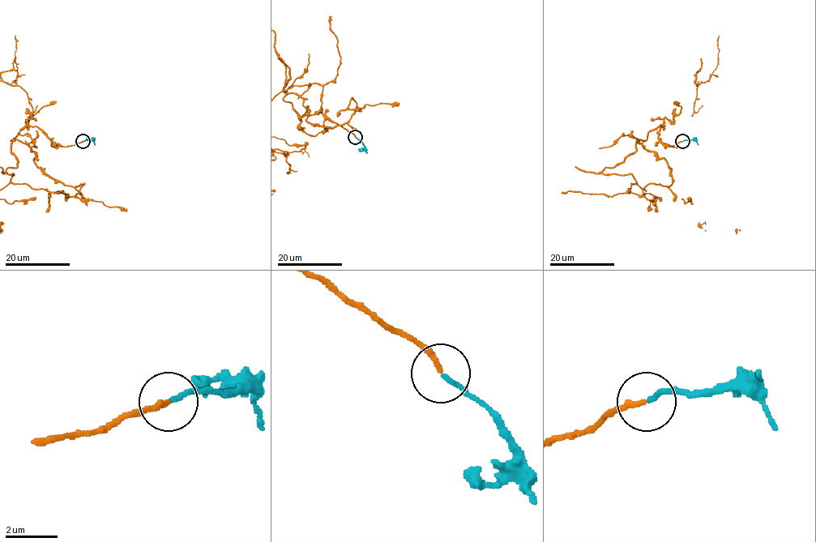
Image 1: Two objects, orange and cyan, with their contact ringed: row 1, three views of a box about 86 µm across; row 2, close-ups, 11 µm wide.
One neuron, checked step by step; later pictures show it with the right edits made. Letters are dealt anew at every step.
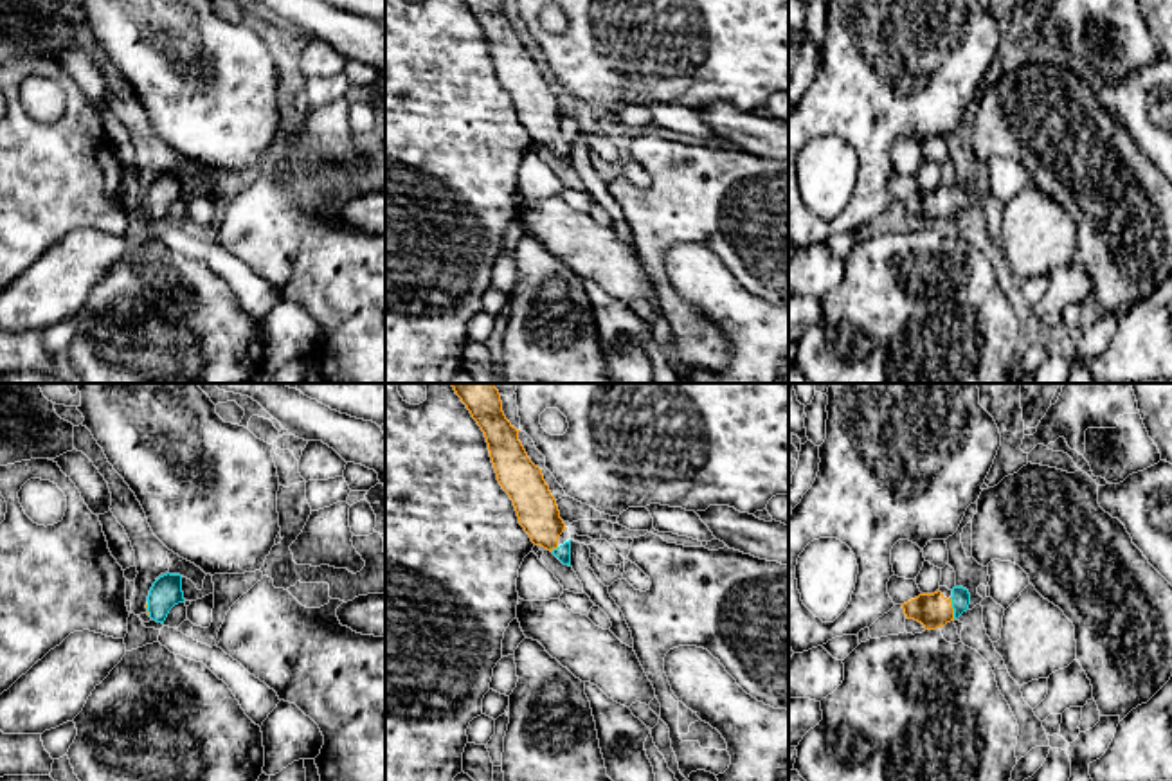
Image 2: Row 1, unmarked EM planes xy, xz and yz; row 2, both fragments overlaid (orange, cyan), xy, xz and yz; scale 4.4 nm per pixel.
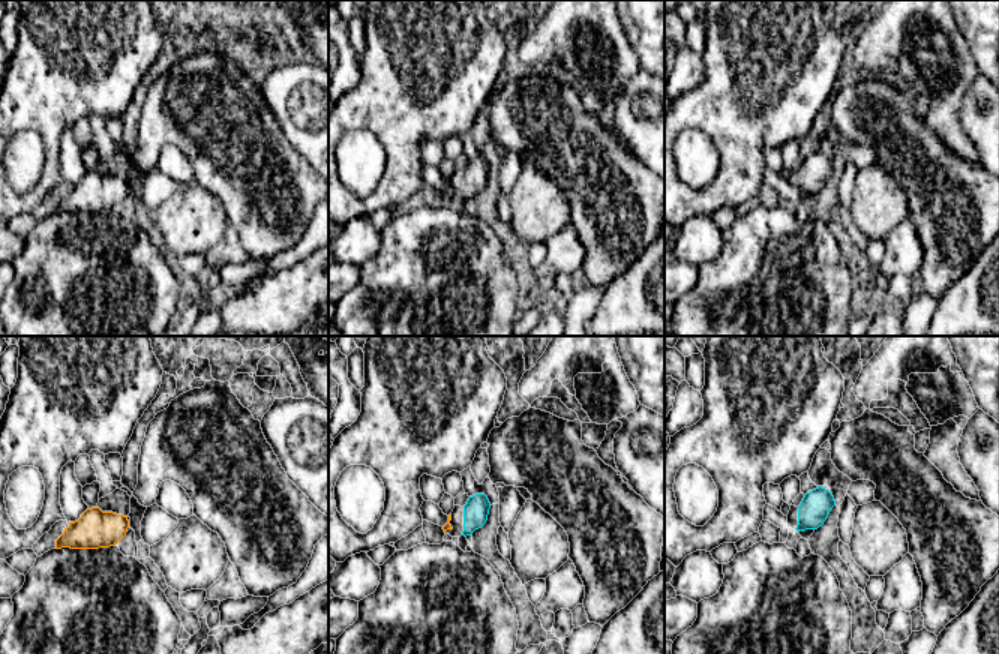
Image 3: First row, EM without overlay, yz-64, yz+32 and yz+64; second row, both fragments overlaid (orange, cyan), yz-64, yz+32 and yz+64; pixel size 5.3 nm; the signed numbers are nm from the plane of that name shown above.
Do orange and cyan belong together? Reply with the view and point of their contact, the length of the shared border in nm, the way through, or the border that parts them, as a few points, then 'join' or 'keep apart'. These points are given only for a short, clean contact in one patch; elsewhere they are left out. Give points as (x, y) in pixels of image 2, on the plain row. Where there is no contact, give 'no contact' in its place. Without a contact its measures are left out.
meets orange in yz at (953, 206); contact 100 nm long; runs through yz (933, 207), (953, 206), (960, 195); join

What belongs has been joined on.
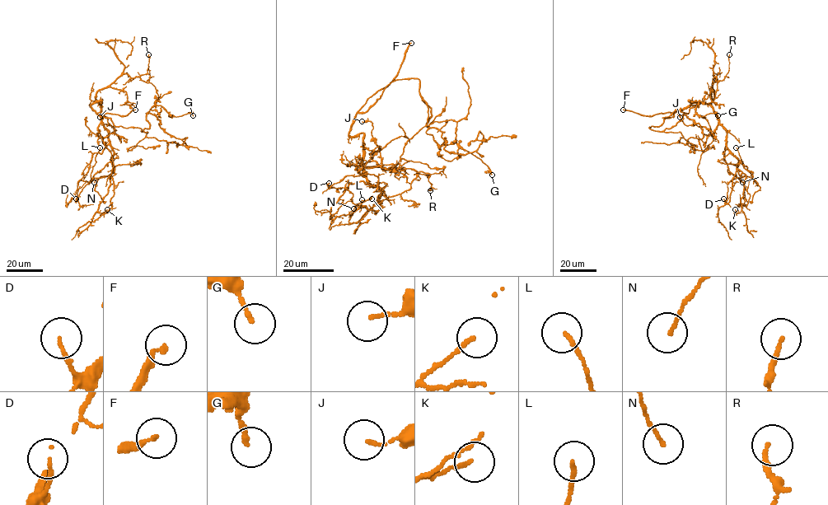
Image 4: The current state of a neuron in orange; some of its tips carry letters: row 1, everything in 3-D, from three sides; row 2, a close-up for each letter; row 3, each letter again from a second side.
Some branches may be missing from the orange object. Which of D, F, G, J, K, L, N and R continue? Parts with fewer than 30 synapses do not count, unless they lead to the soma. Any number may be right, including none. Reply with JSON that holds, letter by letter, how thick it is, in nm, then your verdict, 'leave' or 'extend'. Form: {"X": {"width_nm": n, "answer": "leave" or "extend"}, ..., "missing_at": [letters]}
{"D": {"width_nm": 140, "answer": "leave"}, "F": {"width_nm": 150, "answer": "extend"}, "G": {"width_nm": 170, "answer": "leave"}, "J": {"width_nm": 120, "answer": "leave"}, "K": {"width_nm": 140, "answer": "leave"}, "L": {"width_nm": 140, "answer": "leave"}, "N": {"width_nm": 110, "answer": "leave"}, "R": {"width_nm": 160, "answer": "leave"}, "missing_at": ["F"]}

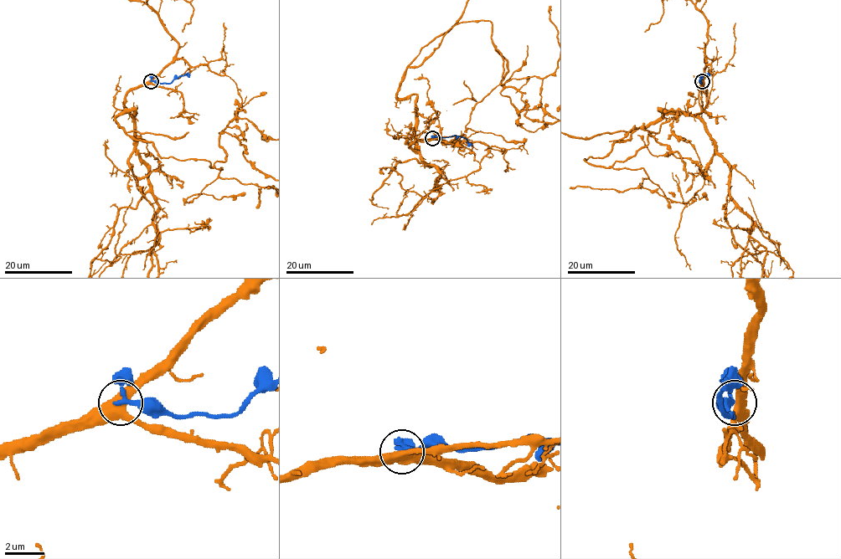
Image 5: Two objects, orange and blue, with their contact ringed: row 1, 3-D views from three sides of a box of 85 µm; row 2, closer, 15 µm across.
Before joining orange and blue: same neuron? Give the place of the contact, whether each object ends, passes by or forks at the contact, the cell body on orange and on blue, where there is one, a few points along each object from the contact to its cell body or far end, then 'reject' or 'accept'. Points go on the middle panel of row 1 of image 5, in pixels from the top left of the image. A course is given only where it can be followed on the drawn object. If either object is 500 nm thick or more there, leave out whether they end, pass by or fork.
place (432, 138); orange forks; blue passes by; soma orange none; soma blue none; course blue (432, 138), (458, 135), (471, 144); reject

